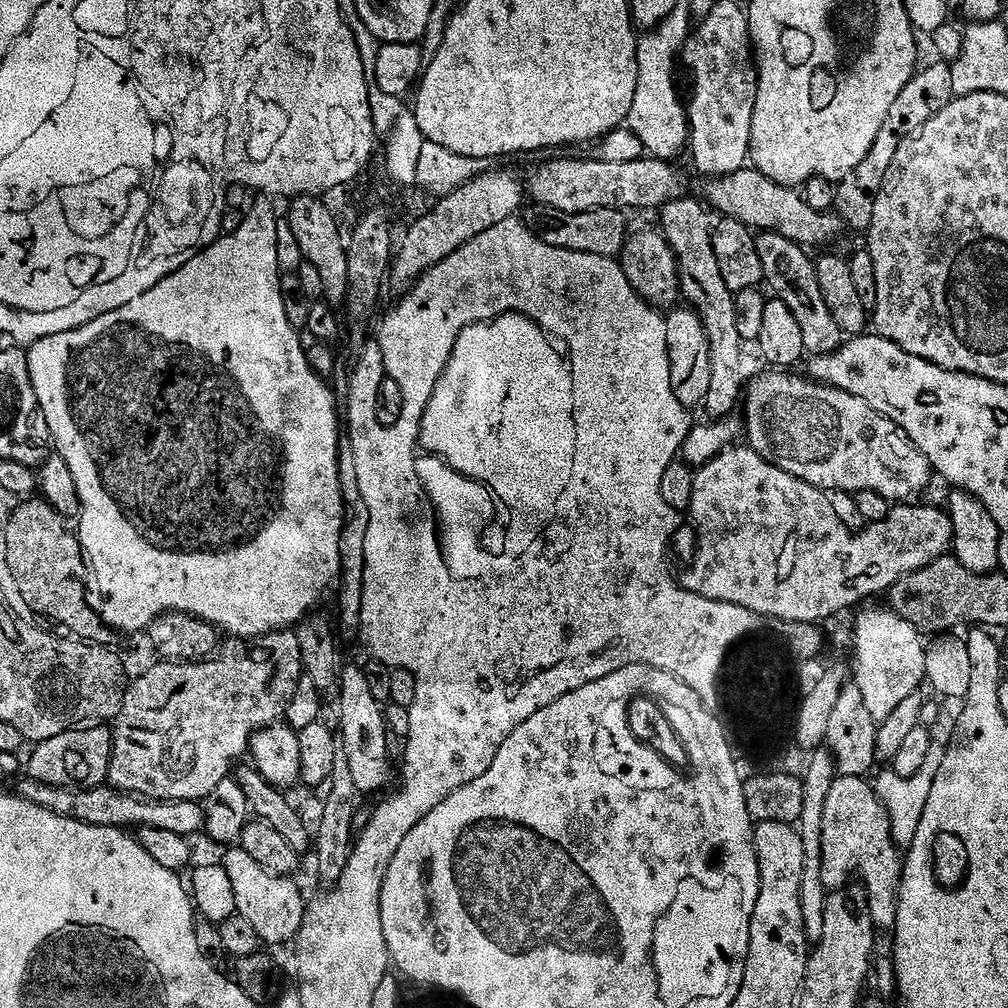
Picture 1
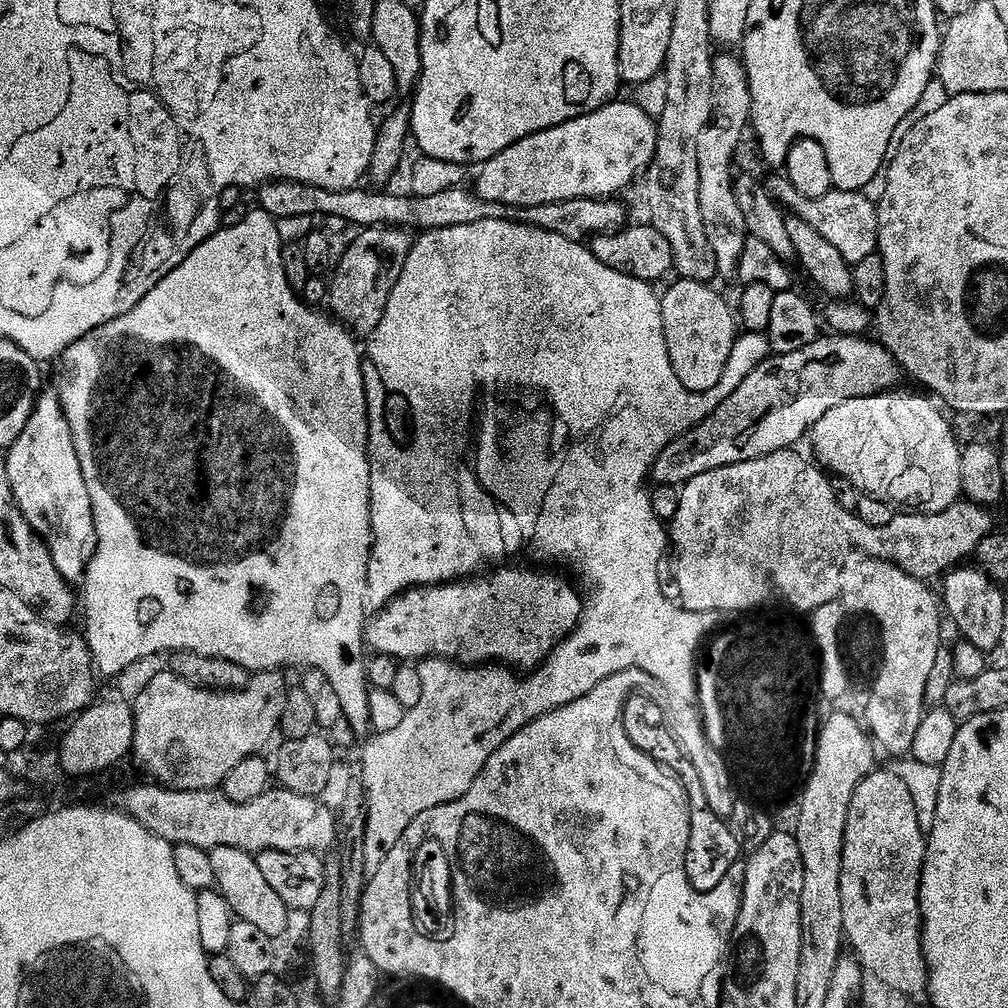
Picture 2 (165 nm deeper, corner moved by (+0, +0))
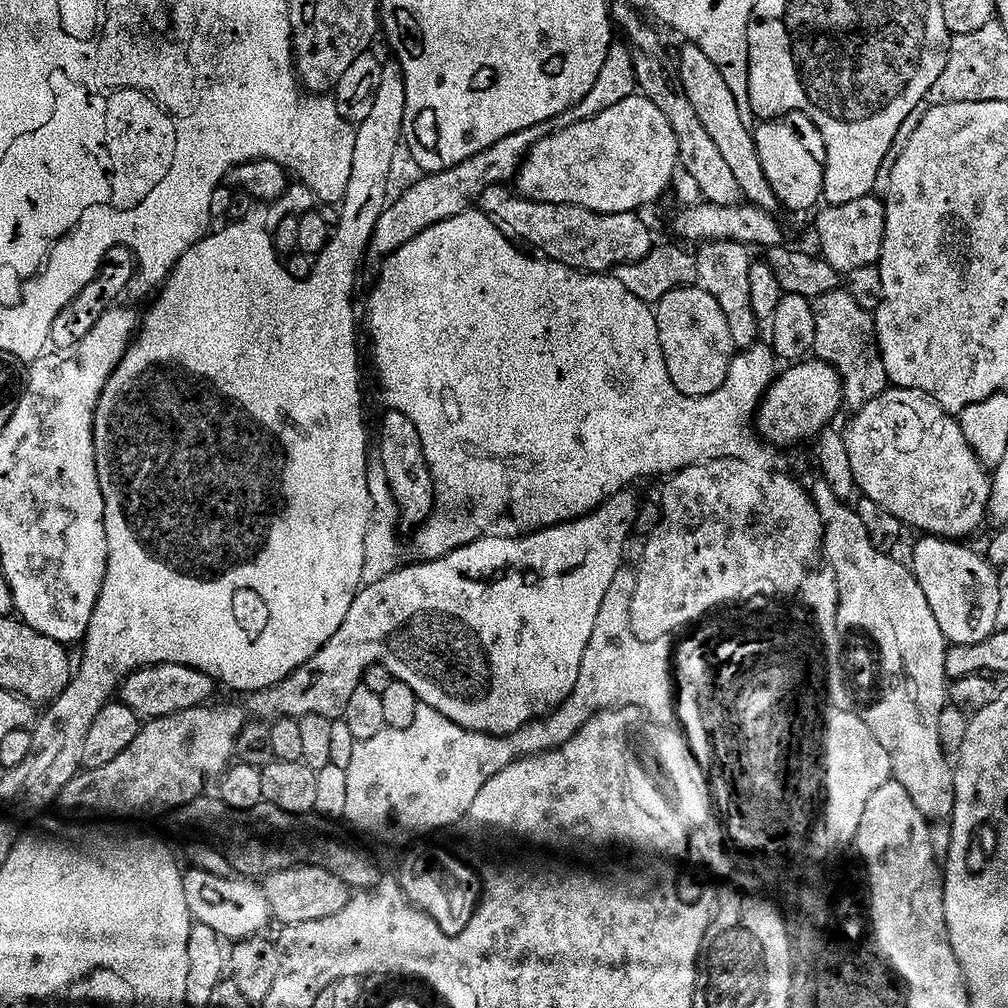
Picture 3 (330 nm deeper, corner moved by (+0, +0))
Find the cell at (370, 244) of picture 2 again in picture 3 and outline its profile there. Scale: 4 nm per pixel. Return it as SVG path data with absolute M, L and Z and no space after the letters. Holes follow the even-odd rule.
M614 42L606 54L606 62L602 62L598 82L590 86L590 94L586 94L582 102L578 102L562 115L555 116L550 123L527 128L518 134L510 134L510 138L502 138L502 142L494 142L490 150L482 150L482 154L474 154L474 158L456 164L450 170L424 174L416 185L406 190L402 198L389 204L384 209L382 218L378 218L378 226L374 226L370 245L371 255L380 256L379 258L387 257L418 234L425 232L430 226L438 222L446 222L458 214L469 211L490 186L507 185L520 171L520 165L524 163L529 150L542 138L550 135L554 129L569 128L578 122L603 114L604 111L610 110L610 106L618 106L618 102L626 102L626 98L637 95L637 92L634 58L630 58L627 44Z

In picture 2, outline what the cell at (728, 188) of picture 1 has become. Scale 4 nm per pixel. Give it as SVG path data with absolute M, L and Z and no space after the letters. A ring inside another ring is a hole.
M783 175L774 177L770 182L767 181L766 187L778 205L785 209L788 207L787 211L791 215L808 223L809 226L814 226L814 230L818 230L818 234L822 234L822 238L826 238L826 242L830 242L830 246L834 246L834 250L838 250L838 254L842 254L842 258L847 264L857 264L862 262L862 258L877 255L878 214L876 204L868 200L863 191L833 190L822 194L822 198L808 200L802 194L798 194L798 190L794 190L794 186Z

